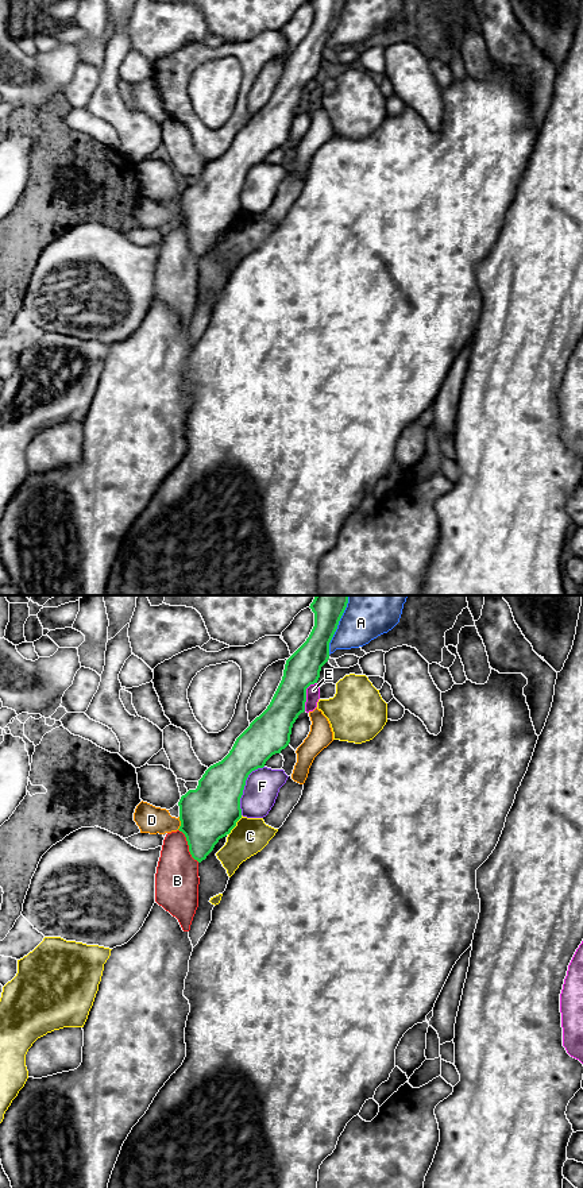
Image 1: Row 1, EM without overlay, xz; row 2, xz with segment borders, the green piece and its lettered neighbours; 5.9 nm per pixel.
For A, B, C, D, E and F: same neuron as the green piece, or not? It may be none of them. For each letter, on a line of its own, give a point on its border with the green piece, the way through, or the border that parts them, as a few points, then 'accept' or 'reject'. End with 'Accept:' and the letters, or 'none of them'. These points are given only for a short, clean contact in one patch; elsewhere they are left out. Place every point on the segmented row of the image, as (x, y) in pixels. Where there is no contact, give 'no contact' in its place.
A: meets green in xz at (338, 624); reject
B: meets green in xz at (189, 847); reject
C: meets green in xz at (235, 825); reject
D: meets green in xz at (181, 824); border along xz (180, 817), (180, 826), (177, 829); reject
E: meets green in xz at (305, 695); reject
F: meets green in xz at (243, 787); border along xz (263, 766), (254, 770), (246, 780), (240, 798), (240, 814); reject
Accept: none of them

